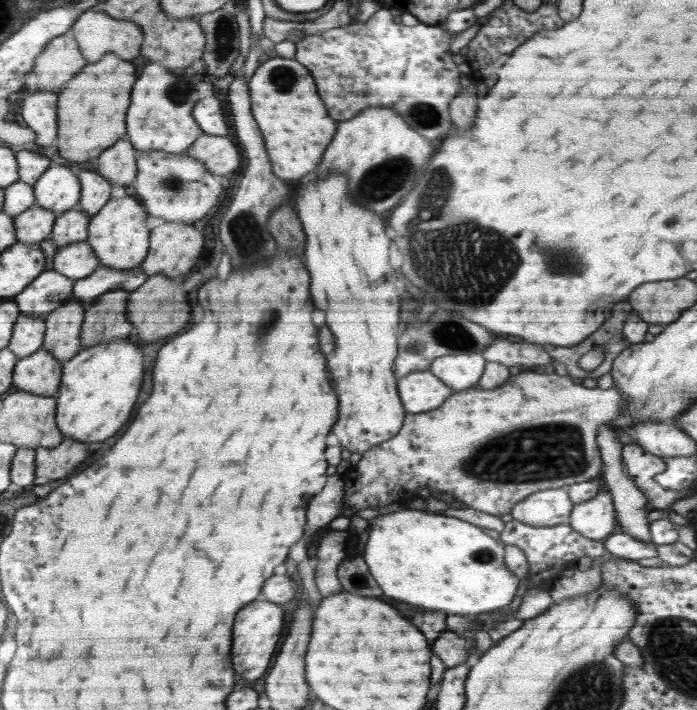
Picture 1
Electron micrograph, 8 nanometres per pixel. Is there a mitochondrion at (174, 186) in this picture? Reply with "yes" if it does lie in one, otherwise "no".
yes

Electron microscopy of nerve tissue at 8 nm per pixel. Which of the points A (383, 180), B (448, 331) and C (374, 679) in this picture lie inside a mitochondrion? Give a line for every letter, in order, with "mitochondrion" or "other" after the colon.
A: mitochondrion
B: mitochondrion
C: other

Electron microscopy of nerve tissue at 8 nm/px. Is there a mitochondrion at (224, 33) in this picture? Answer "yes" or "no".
yes

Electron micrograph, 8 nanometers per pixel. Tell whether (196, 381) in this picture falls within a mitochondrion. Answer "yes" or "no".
no

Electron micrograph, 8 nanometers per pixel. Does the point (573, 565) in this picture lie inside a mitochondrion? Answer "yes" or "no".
no

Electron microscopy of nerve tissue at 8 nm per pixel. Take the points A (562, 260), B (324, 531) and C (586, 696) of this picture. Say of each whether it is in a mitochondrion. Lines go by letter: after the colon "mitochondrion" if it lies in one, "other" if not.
A: mitochondrion
B: other
C: mitochondrion

